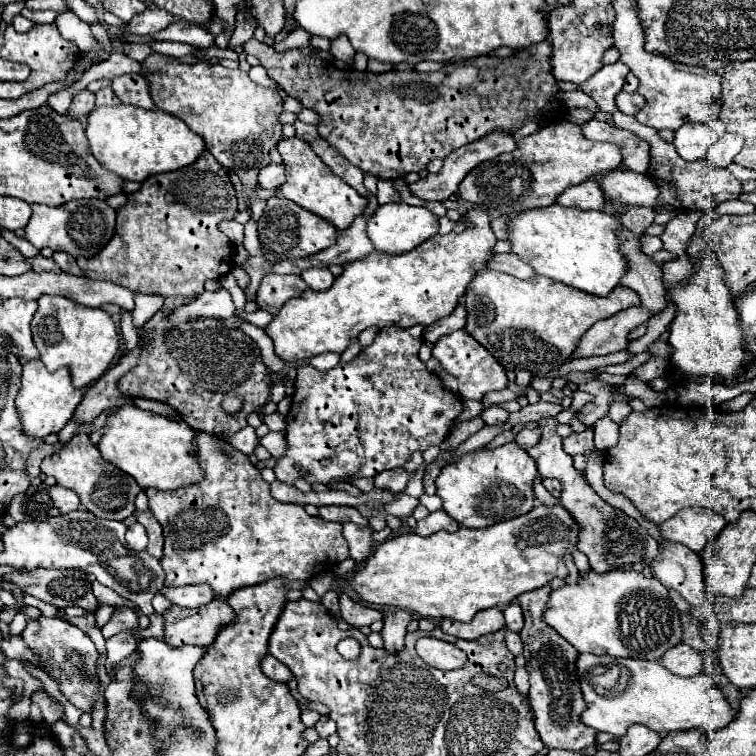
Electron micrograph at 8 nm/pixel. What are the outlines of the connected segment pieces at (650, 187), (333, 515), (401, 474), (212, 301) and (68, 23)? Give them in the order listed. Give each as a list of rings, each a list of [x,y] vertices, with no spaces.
[[[615,169],[605,177],[601,177],[599,183],[603,191],[621,205],[631,205],[631,207],[637,205],[649,209],[659,207],[659,187],[655,187],[649,175]]]
[[[329,505],[329,507],[319,507],[319,517],[323,517],[325,521],[353,521],[357,525],[367,525],[367,519],[363,515],[359,515],[359,511],[355,507],[343,507],[343,505]]]
[[[403,467],[391,469],[391,471],[381,471],[379,475],[375,475],[375,489],[387,489],[391,493],[401,493],[401,491],[405,491],[411,477],[413,477],[413,473],[405,471]]]
[[[219,289],[215,293],[203,293],[199,299],[189,301],[171,313],[173,323],[183,323],[183,321],[193,321],[199,317],[209,317],[209,319],[227,319],[233,317],[235,305],[231,301],[231,295],[227,289]]]
[[[65,11],[65,13],[61,13],[55,19],[55,25],[59,27],[59,33],[67,41],[73,41],[79,47],[81,53],[87,53],[91,57],[91,63],[97,63],[99,61],[99,55],[103,51],[103,45],[91,35],[91,29],[87,27],[85,21],[81,21],[71,11]]]

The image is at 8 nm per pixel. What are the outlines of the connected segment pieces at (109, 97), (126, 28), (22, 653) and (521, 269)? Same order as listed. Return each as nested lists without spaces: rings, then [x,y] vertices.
[[[107,85],[107,87],[103,87],[103,91],[97,91],[95,93],[95,103],[97,103],[97,107],[99,105],[117,105],[119,103],[119,97],[111,89],[111,85]]]
[[[147,9],[147,11],[135,15],[135,19],[131,19],[131,23],[125,23],[119,31],[123,35],[125,33],[151,35],[151,33],[165,29],[169,23],[171,23],[171,13],[167,13],[165,9]]]
[[[11,637],[9,641],[3,641],[3,643],[1,643],[1,649],[3,649],[3,653],[5,653],[9,659],[27,659],[27,661],[35,663],[37,667],[41,667],[41,661],[27,649],[27,645],[23,643],[21,637]]]
[[[513,253],[495,255],[495,257],[491,259],[491,263],[487,265],[487,269],[495,269],[495,271],[501,271],[501,273],[509,273],[509,275],[513,275],[513,277],[517,277],[517,279],[523,279],[523,281],[535,277],[533,267],[527,265],[527,263],[523,263],[523,261],[521,261],[517,255],[513,255]]]

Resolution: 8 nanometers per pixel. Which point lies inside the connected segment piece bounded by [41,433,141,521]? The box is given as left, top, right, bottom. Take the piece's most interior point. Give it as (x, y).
(108, 493)

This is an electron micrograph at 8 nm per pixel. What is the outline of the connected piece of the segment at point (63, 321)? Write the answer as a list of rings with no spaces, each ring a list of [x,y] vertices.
[[[41,295],[37,303],[39,309],[33,315],[31,331],[45,367],[49,371],[69,367],[73,385],[77,389],[97,381],[109,369],[109,363],[115,359],[119,351],[121,337],[117,333],[111,315],[103,309],[91,309],[67,297],[55,297],[55,295]]]

